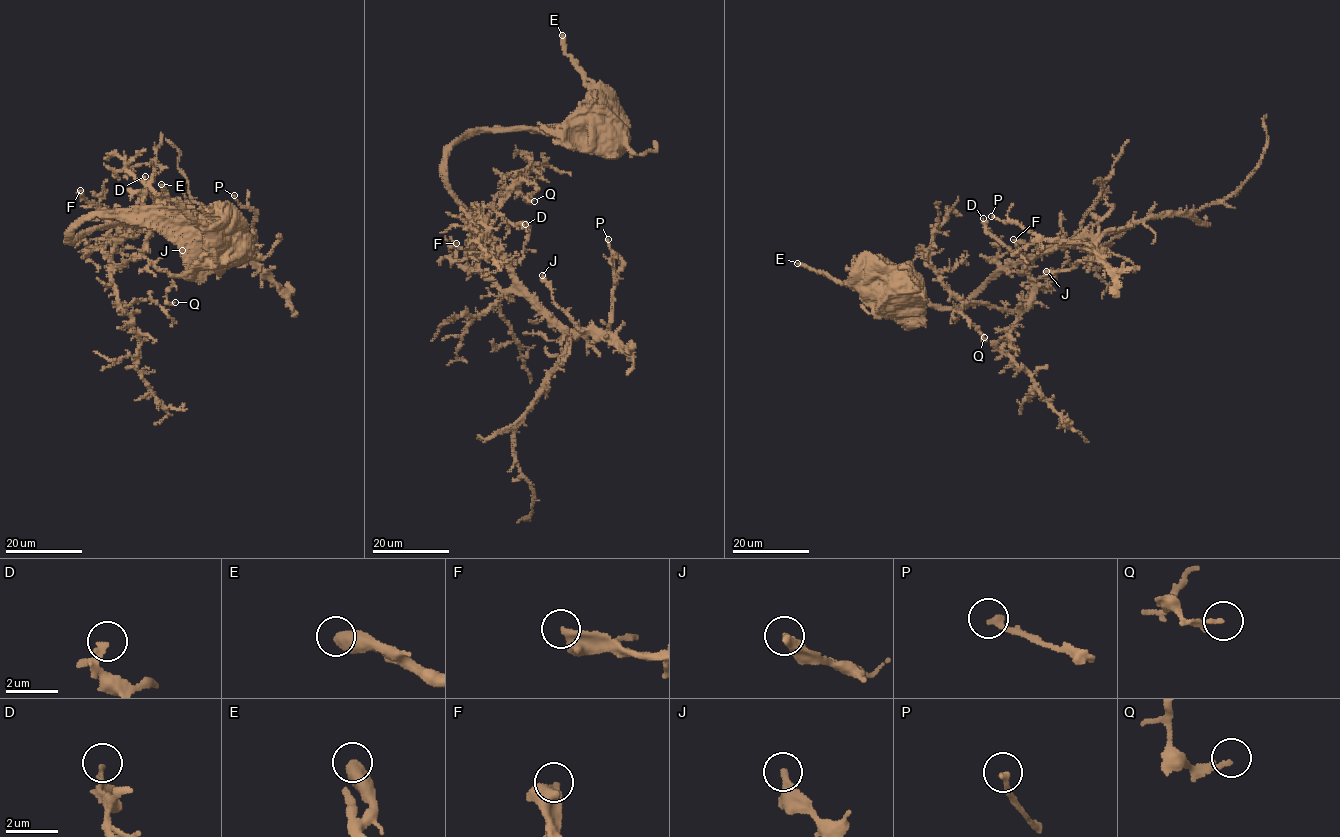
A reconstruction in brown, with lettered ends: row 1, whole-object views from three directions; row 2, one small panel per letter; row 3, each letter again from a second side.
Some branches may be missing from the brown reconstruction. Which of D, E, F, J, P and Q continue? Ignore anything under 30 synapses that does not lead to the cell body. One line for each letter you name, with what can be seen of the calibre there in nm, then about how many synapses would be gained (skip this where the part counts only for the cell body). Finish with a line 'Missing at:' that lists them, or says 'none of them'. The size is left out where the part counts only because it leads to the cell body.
F: 440 nm | 50 syn
Missing at: F

